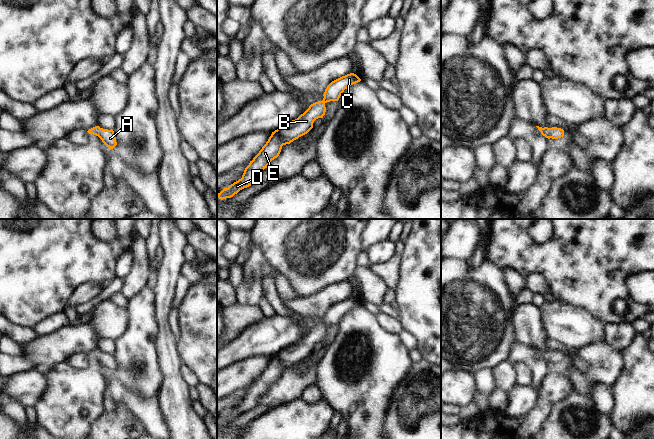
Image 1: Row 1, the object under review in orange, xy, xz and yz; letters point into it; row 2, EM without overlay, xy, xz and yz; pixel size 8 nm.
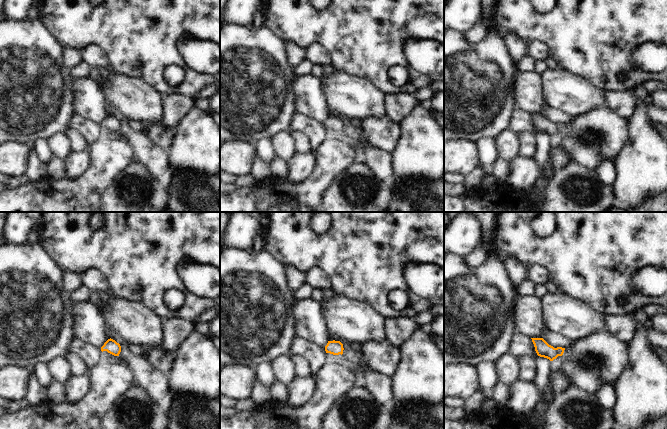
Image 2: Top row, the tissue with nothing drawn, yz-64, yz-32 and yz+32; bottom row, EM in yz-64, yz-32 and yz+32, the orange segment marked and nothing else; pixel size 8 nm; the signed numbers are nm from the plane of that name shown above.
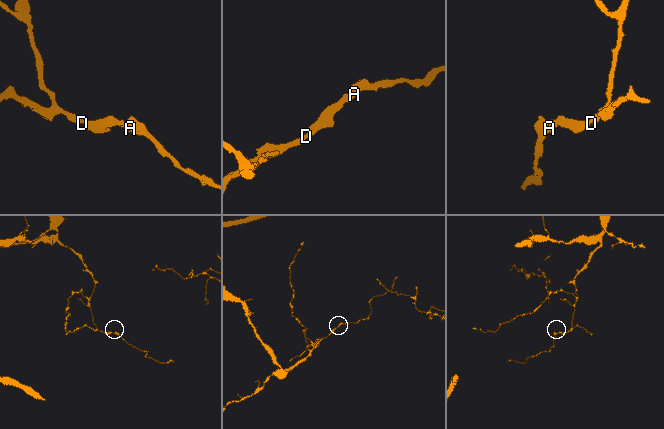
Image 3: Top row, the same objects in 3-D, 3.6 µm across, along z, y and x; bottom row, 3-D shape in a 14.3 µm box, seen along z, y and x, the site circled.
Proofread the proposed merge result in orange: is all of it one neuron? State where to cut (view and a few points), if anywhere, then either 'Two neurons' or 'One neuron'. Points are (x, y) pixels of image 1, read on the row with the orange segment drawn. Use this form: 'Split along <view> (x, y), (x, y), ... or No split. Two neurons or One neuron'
No split. One neuron.

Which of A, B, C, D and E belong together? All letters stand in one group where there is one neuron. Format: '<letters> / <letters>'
A B C D E

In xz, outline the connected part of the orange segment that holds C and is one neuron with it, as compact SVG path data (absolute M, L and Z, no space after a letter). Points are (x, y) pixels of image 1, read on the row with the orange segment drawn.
M354 73L332 81L325 89L322 101L311 104L297 119L281 125L272 132L266 144L245 168L242 178L228 188L224 188L218 193L218 198L221 200L231 198L240 190L256 183L259 174L267 168L272 160L279 156L283 145L290 144L307 134L313 128L314 121L318 118L323 118L325 115L325 104L330 101L338 101L345 89L360 81L361 79Z

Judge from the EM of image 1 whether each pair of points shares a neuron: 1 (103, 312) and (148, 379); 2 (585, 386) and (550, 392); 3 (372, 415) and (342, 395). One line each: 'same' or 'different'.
1: different
2: different
3: same

